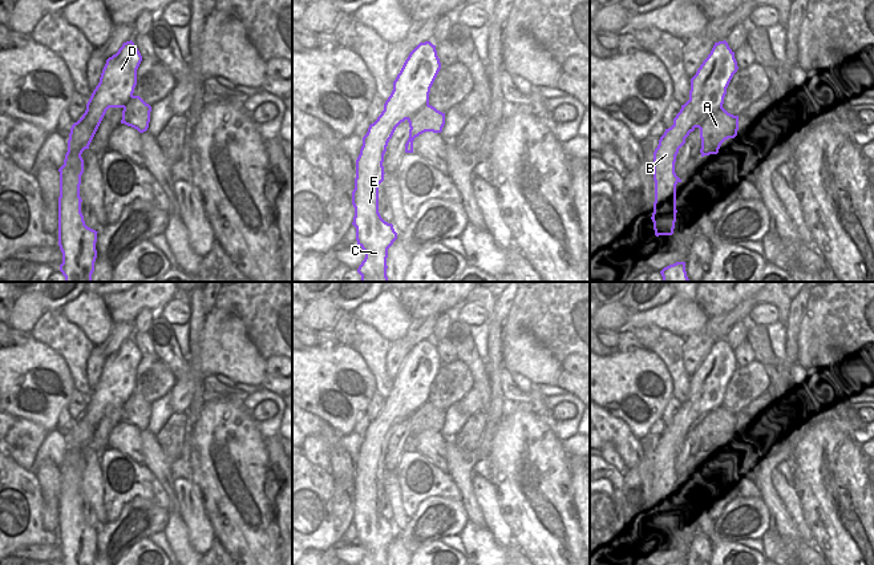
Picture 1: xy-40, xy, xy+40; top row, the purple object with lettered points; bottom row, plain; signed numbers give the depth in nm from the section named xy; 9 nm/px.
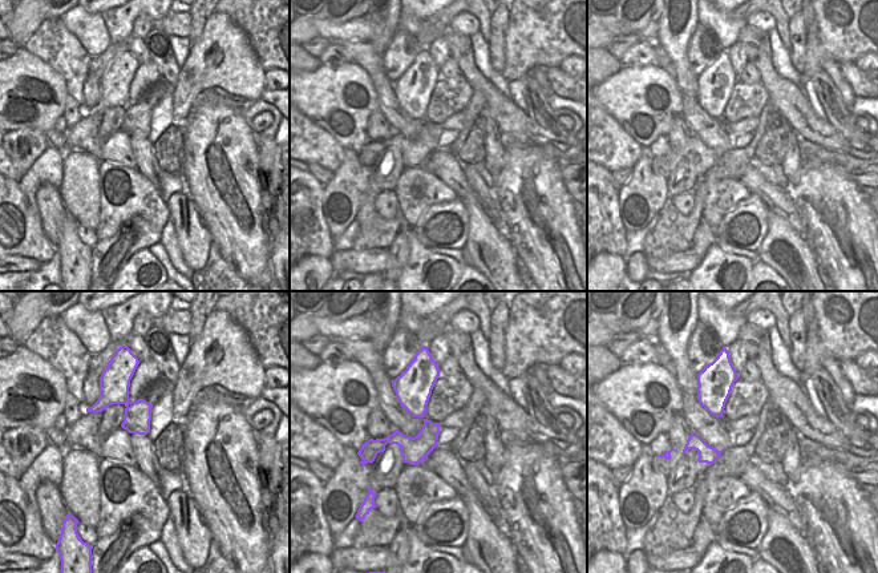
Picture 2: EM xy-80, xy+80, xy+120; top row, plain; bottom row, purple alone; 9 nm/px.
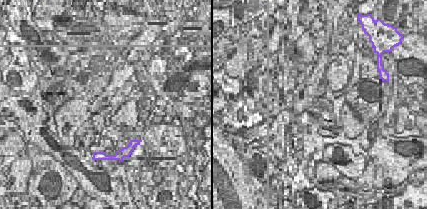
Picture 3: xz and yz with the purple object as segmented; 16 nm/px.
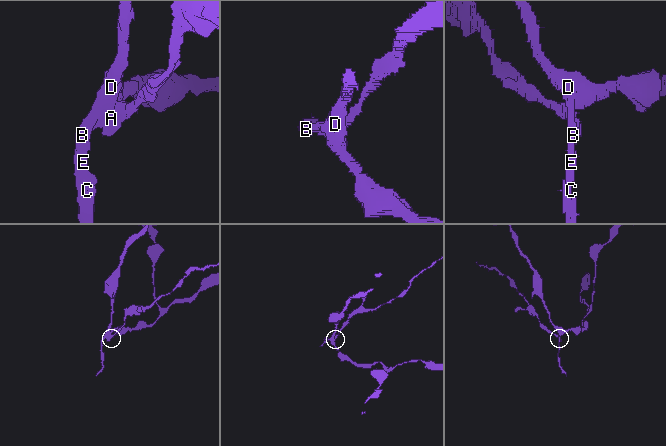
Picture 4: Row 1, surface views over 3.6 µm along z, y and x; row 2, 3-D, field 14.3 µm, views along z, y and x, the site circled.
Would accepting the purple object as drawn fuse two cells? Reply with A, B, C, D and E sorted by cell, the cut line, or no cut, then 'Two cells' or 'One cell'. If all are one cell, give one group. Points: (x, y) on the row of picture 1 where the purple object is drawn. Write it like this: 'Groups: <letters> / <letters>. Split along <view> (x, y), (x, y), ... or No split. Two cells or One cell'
Groups: A / B C D E. Split along xy+40 (721, 107), (695, 126). Two cells

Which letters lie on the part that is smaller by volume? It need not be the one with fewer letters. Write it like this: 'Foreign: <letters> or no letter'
Foreign: A

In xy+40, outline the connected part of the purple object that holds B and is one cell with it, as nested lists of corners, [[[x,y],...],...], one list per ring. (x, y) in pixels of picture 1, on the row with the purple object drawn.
[[[715,43],[691,78],[689,100],[681,105],[673,125],[665,129],[659,140],[654,152],[655,202],[651,217],[656,237],[673,234],[677,213],[676,185],[681,182],[675,173],[679,149],[699,124],[723,108],[727,88],[737,69],[735,52],[728,43]]]

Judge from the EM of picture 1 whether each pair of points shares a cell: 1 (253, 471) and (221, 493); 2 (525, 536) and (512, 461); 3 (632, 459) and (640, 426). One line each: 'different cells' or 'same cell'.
1: same cell
2: same cell
3: different cells

